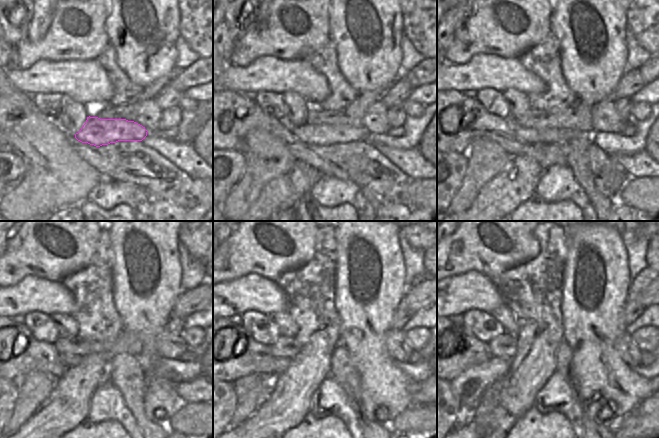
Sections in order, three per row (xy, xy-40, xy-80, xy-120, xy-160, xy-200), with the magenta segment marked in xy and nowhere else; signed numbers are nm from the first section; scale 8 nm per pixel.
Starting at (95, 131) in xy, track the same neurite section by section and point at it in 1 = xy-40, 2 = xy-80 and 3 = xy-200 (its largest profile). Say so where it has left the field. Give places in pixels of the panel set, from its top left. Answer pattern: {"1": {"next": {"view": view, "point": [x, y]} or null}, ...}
{"1": {"next": {"view": "xy-40", "point": [324, 134]}}, "2": {"next": {"view": "xy-80", "point": [547, 136]}}, "3": {"next": {"view": "xy-200", "point": [468, 387]}}}

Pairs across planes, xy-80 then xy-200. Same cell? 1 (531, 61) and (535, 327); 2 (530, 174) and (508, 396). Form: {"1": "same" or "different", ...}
{"1": "same", "2": "same"}

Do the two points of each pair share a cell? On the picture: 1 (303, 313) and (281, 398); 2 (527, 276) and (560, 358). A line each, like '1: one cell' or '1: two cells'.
1: one cell
2: two cells

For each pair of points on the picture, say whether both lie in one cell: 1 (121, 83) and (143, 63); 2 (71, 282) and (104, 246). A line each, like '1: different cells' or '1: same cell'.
1: different cells
2: same cell

